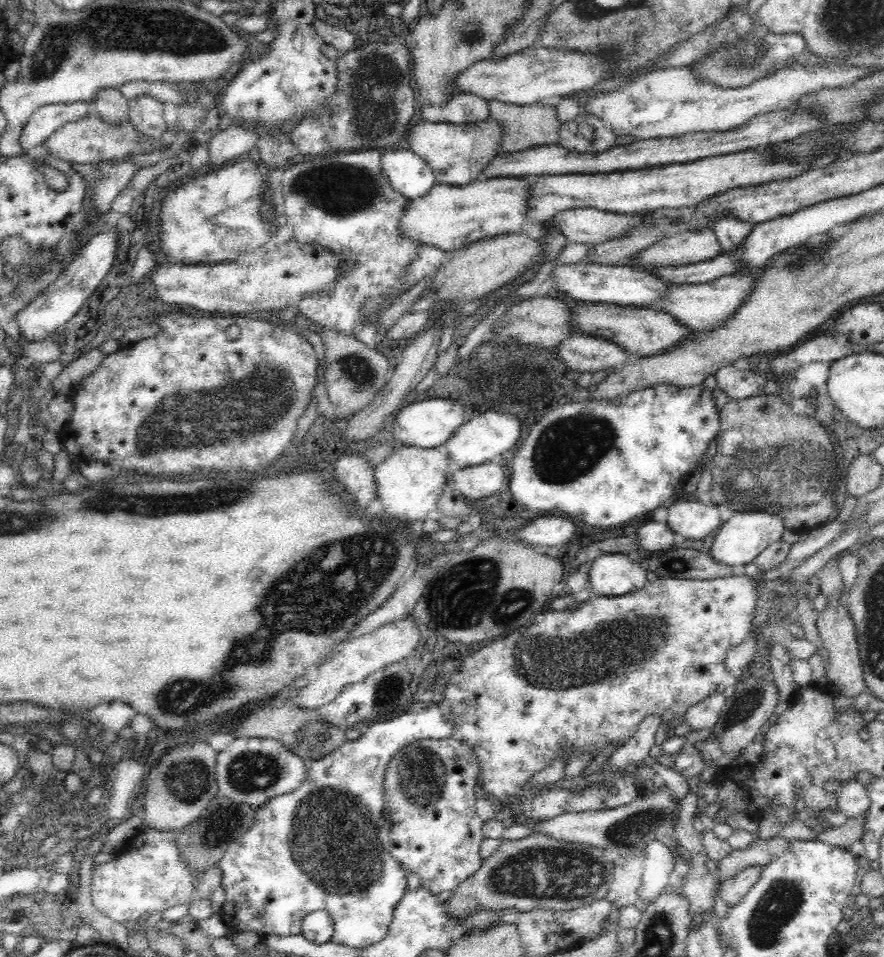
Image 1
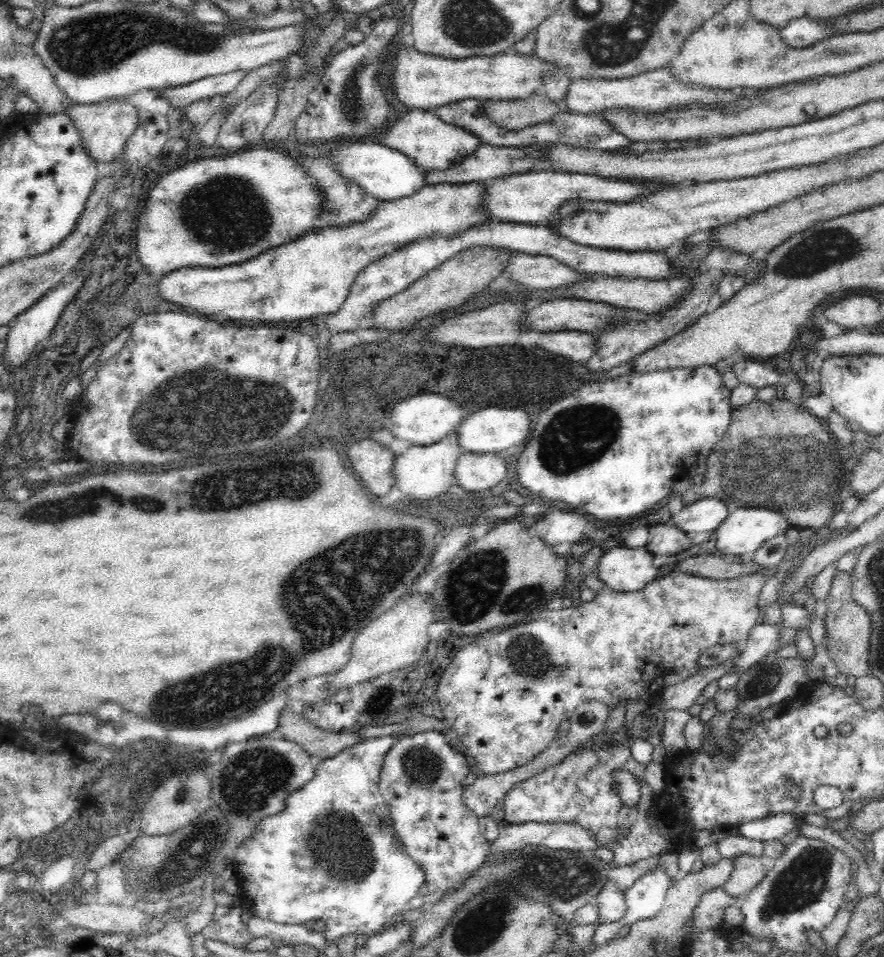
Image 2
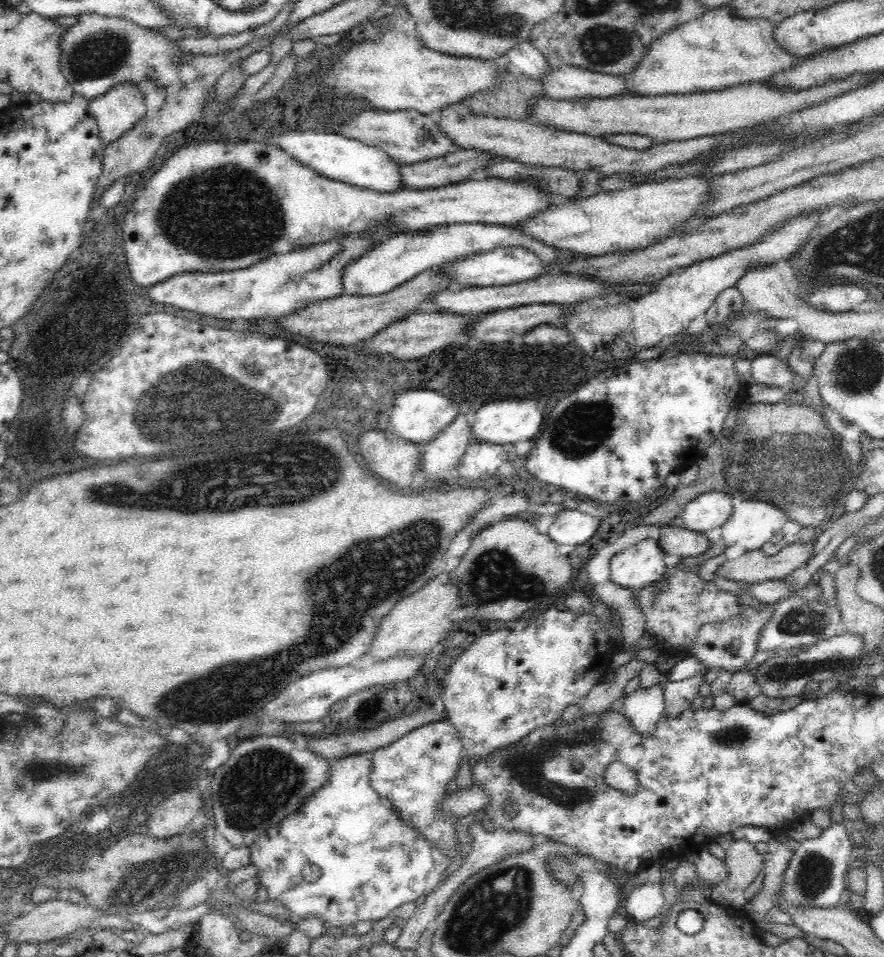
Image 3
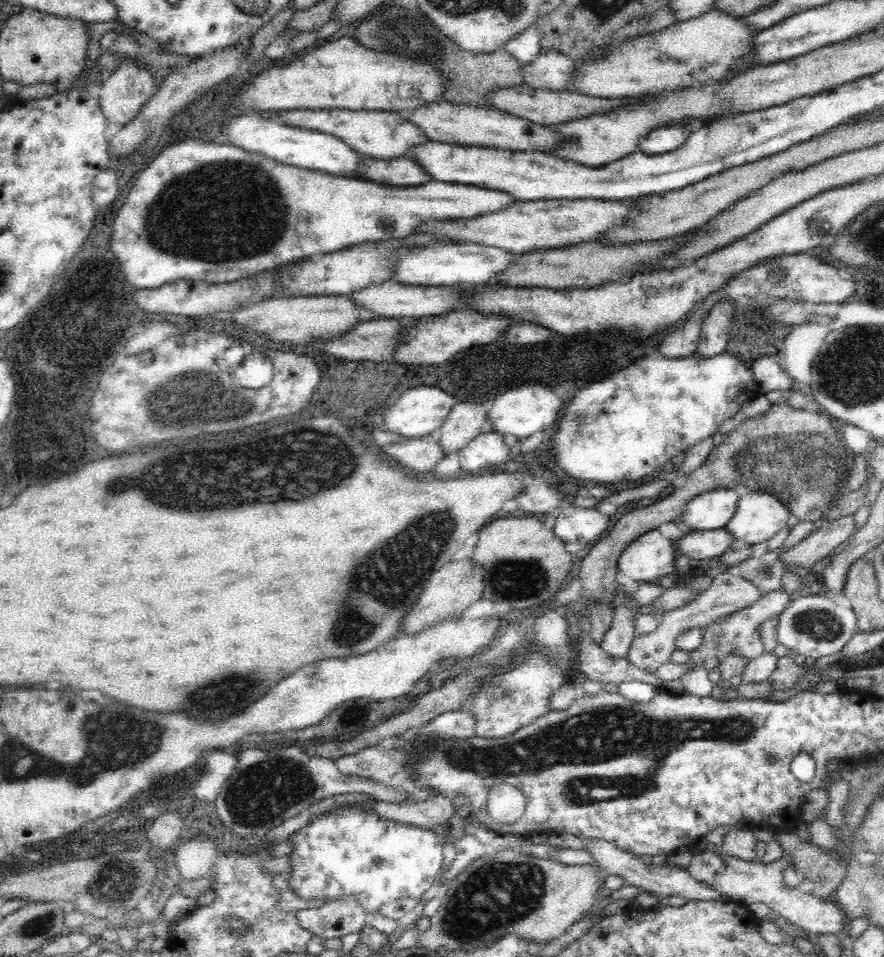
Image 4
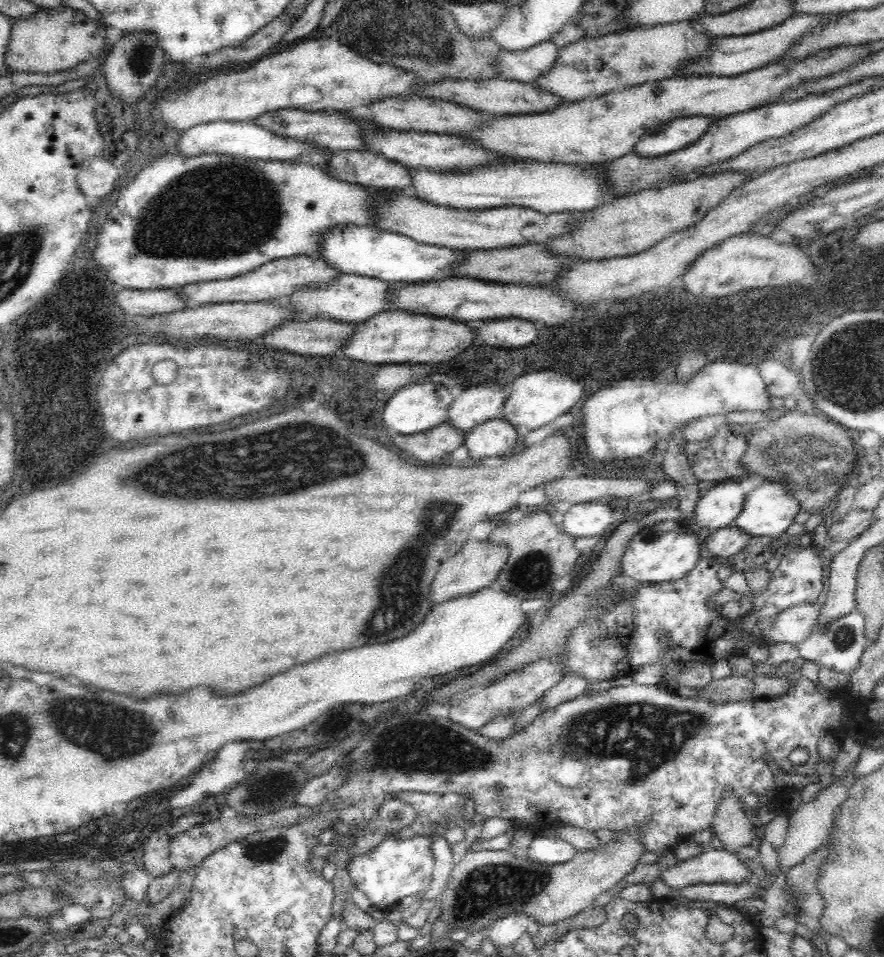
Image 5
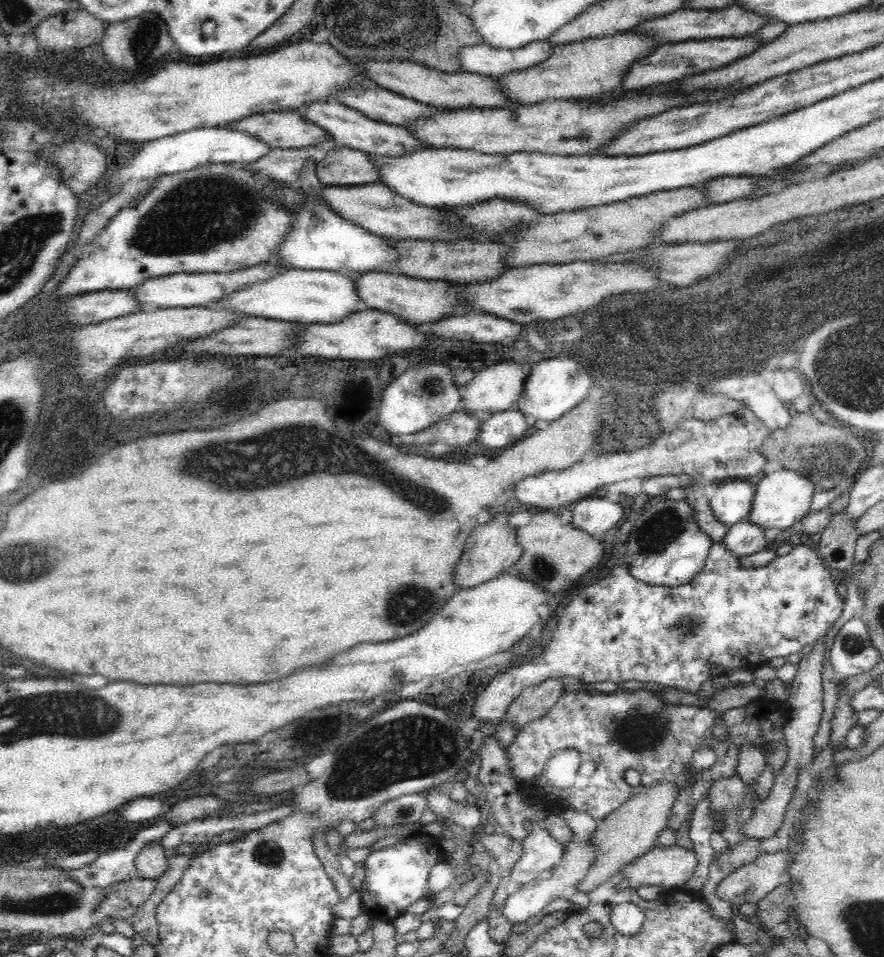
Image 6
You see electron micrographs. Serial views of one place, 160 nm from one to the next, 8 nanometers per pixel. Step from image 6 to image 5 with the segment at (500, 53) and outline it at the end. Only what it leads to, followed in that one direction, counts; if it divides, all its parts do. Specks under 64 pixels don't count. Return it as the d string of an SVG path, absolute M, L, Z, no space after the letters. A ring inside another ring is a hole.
M544 41L524 52L504 52L497 56L500 78L534 84L556 62L559 49L553 42Z

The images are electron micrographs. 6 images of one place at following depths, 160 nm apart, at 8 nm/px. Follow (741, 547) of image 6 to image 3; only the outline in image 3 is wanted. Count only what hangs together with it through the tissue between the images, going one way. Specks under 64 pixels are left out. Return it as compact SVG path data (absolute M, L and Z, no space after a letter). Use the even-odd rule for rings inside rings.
M674 522L661 527L657 543L664 554L692 557L703 554L710 547L705 533L697 533Z

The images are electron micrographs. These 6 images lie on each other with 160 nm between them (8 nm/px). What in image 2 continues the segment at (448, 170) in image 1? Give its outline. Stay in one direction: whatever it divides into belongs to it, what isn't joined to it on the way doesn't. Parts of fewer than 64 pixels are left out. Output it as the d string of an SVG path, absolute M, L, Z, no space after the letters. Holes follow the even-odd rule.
M411 109L404 118L399 118L394 126L382 130L381 144L399 150L411 158L424 173L445 171L459 165L467 156L472 156L482 145L481 140L459 126L440 120L432 111Z

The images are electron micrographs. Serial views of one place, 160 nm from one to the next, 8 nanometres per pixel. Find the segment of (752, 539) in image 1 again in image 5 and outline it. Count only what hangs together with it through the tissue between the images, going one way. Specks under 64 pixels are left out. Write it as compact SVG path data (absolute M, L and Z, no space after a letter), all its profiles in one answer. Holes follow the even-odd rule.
M764 481L745 495L734 525L751 537L775 537L785 532L799 513L799 504L782 483Z

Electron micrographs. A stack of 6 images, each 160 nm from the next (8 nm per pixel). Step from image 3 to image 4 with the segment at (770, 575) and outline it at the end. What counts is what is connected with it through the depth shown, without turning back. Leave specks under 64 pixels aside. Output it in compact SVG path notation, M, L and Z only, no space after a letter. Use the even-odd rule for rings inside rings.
M843 515L831 520L829 526L822 530L816 527L808 537L779 555L784 570L795 566L810 569L814 563L829 556L830 552L842 544L853 530L852 515Z

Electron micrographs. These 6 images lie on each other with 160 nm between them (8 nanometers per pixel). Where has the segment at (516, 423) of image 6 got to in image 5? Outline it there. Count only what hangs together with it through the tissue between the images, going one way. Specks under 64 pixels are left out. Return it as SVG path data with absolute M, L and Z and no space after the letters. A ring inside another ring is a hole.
M502 418L487 420L466 434L462 445L467 449L468 458L473 458L476 462L482 462L491 456L503 457L504 454L512 452L516 446L516 428Z

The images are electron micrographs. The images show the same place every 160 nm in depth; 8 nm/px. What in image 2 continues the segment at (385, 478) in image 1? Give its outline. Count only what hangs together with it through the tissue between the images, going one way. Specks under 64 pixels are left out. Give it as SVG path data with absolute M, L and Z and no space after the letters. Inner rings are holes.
M455 431L449 432L431 445L410 445L404 452L394 453L392 460L394 486L404 494L405 500L436 502L455 483L454 470L460 454L458 435Z

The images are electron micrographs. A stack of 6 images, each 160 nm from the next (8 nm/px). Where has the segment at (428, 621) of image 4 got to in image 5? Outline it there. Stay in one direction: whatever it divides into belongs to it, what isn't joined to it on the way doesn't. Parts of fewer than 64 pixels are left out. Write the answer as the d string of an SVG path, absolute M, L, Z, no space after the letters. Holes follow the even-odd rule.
M469 540L468 544L464 544L458 554L454 558L450 558L438 570L438 574L434 576L430 602L435 607L436 604L442 604L444 601L452 600L456 597L468 596L478 592L480 589L489 587L496 580L496 574L504 566L509 553L508 546L491 546L490 543L486 543L485 541Z

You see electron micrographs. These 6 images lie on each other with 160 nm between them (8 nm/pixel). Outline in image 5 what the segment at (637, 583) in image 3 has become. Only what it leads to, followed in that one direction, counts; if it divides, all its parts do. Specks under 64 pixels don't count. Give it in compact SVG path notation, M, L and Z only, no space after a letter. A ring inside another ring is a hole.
M661 521L640 529L621 558L622 572L643 584L658 584L682 578L700 558L700 544L686 521Z

